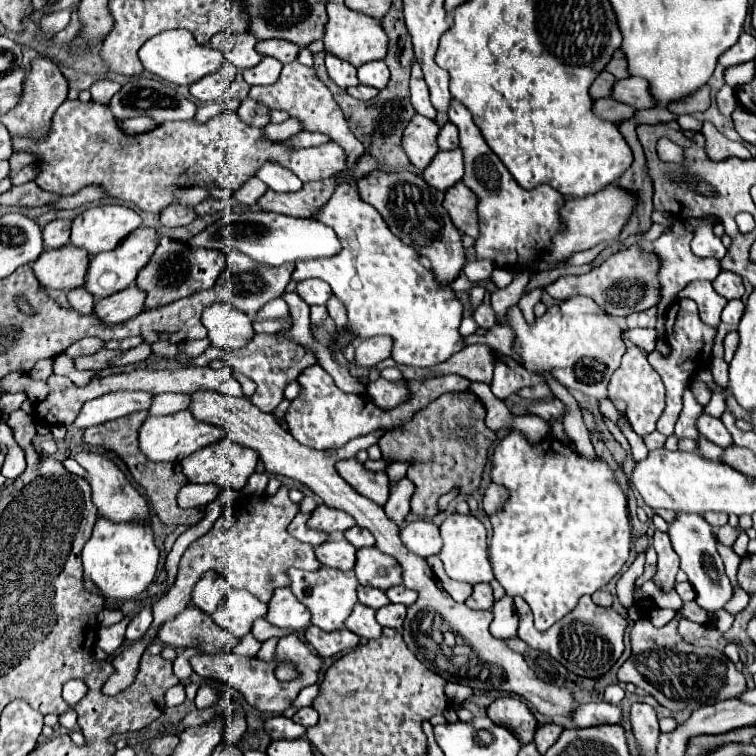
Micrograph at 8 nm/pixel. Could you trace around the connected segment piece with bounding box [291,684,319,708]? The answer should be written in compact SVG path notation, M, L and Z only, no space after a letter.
M313 684L313 686L305 686L303 690L301 690L301 694L297 694L297 698L293 700L293 708L303 708L303 706L311 706L311 702L313 702L313 698L319 694L319 686L317 684Z

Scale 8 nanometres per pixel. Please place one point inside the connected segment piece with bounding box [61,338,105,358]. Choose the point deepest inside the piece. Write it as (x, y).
(90, 345)

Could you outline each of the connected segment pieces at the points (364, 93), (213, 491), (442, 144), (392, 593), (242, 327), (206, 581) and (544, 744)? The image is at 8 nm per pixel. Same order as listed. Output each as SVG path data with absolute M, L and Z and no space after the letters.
M359 84L359 86L355 86L355 88L347 88L347 92L349 92L353 98L357 98L357 100L371 100L373 96L377 96L379 90L371 88L371 86Z
M185 484L177 496L179 506L183 508L199 508L209 504L211 500L215 500L215 496L219 494L221 488L217 488L215 484Z
M447 122L447 124L441 128L441 132L439 132L439 136L437 136L437 146L439 146L439 150L455 150L455 148L459 146L457 128L455 128L451 122Z
M399 584L399 586L389 588L385 594L389 596L389 600L391 600L391 602L399 602L399 604L405 604L405 606L411 606L411 604L417 600L417 592L409 590L409 588L401 586L401 584Z
M213 304L205 308L201 322L209 330L211 346L223 350L239 350L255 334L251 318L235 310L231 304Z
M205 572L197 584L193 586L191 598L193 604L197 608L201 608L207 614L213 614L217 610L217 606L221 604L221 600L225 598L225 594L229 592L229 584L225 578L221 578L221 574L217 572Z
M553 722L539 726L535 732L535 746L537 746L539 754L545 754L559 740L561 732L563 732L563 726L553 724Z

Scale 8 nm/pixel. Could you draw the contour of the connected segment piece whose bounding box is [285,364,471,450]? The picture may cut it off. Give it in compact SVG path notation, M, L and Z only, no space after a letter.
M319 364L307 366L299 378L303 384L303 392L293 400L291 408L285 414L285 422L291 430L291 434L301 444L315 448L315 450L335 450L335 448L345 446L353 438L367 436L367 434L377 432L377 430L397 430L399 426L405 426L405 422L409 422L409 418L413 418L429 402L437 400L441 394L467 390L471 384L467 378L461 378L459 374L433 376L429 380L409 380L407 390L411 392L411 396L403 404L399 404L397 408L381 410L363 394L341 392L333 384L333 378Z

